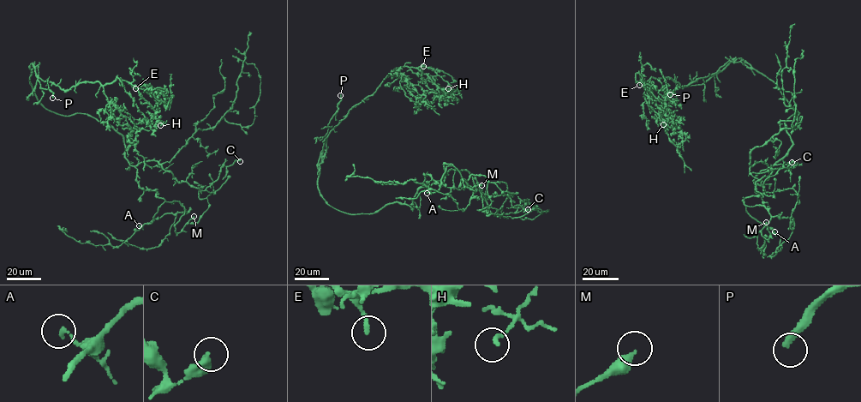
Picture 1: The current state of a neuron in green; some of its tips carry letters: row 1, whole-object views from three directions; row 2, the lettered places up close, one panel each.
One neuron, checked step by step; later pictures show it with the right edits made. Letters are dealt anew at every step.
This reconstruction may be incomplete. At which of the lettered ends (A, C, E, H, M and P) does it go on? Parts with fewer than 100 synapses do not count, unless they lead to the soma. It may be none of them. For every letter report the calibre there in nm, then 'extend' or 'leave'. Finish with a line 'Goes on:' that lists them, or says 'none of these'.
A: 170 nm | leave
C: 400 nm | leave
E: 180 nm | extend
H: 160 nm | leave
M: 360 nm | leave
P: 300 nm | extend
Goes on: E, P

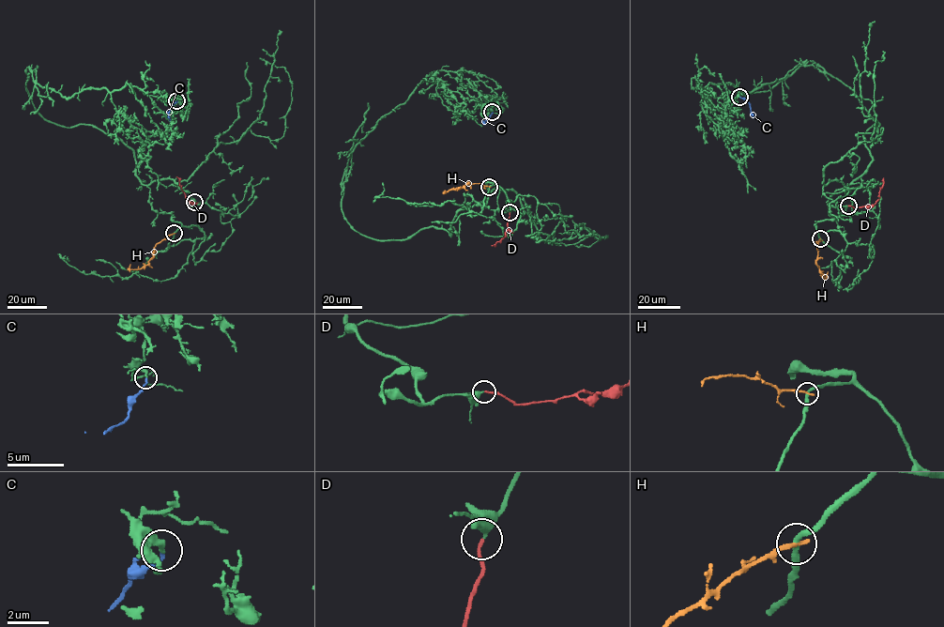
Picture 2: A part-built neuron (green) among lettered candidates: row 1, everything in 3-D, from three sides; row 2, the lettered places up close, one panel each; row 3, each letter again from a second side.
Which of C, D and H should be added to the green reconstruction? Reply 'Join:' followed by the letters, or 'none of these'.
Join: D

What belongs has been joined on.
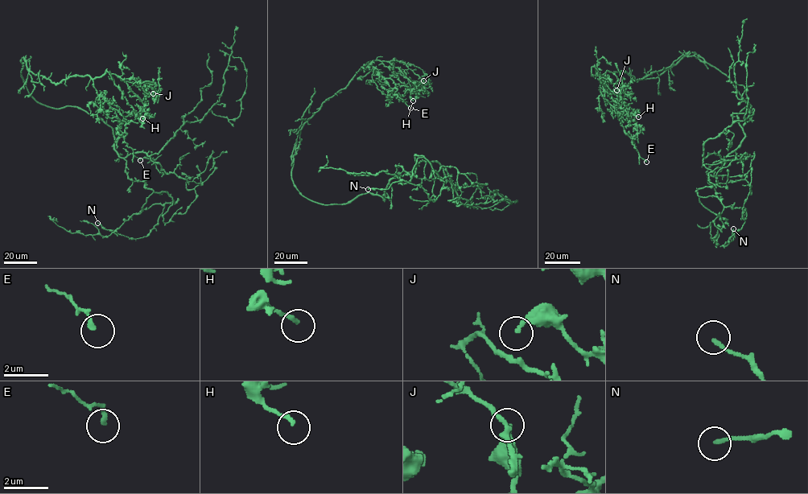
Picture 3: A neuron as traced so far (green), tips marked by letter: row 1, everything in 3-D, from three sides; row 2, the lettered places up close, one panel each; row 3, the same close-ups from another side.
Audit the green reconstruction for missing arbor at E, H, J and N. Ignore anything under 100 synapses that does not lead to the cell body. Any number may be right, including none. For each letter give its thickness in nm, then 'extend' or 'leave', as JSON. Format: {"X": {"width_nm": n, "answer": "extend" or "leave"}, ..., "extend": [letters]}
{"E": {"width_nm": 180, "answer": "leave"}, "H": {"width_nm": 170, "answer": "leave"}, "J": {"width_nm": 180, "answer": "leave"}, "N": {"width_nm": 170, "answer": "leave"}, "extend": []}

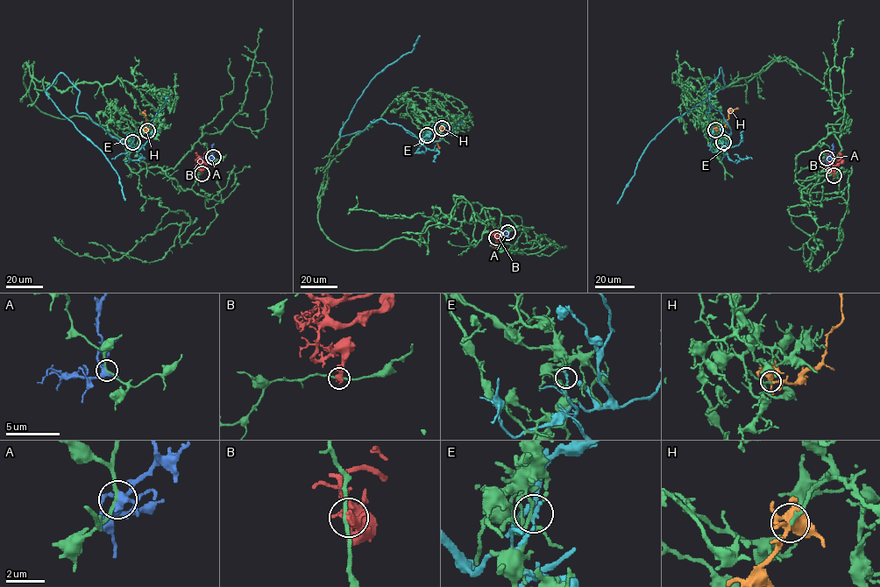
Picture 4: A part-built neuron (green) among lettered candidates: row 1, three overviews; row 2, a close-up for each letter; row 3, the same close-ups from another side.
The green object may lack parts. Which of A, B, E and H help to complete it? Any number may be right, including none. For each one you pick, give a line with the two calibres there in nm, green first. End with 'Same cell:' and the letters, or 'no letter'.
H: 190 nm thick on the green side, 320 nm on the other
Same cell: H

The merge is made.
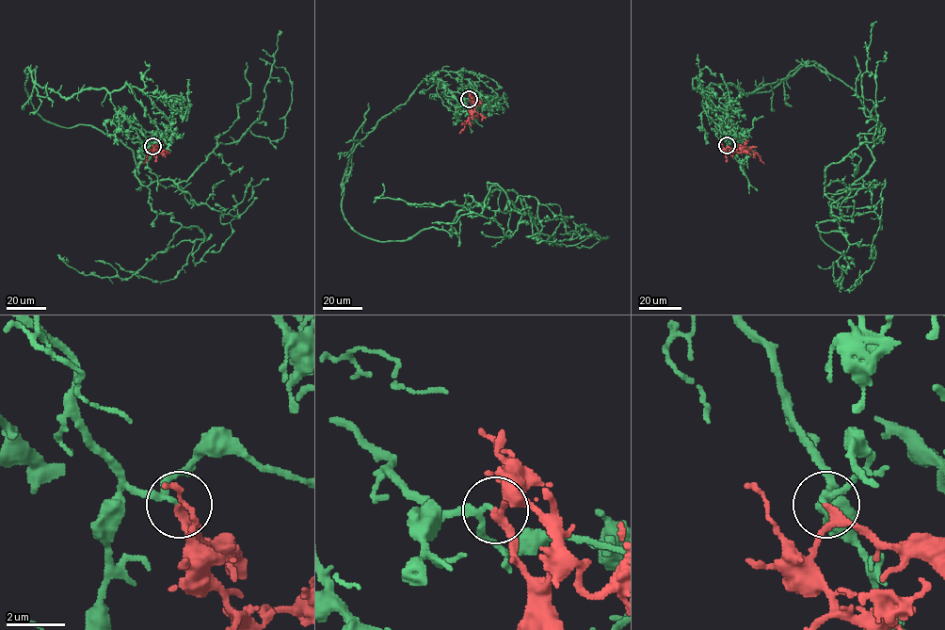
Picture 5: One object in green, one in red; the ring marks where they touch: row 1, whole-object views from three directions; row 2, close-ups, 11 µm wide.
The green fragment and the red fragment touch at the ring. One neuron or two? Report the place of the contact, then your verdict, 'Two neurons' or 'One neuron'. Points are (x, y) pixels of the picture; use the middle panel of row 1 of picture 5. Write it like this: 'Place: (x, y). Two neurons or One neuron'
Place: (469, 99). One neuron

